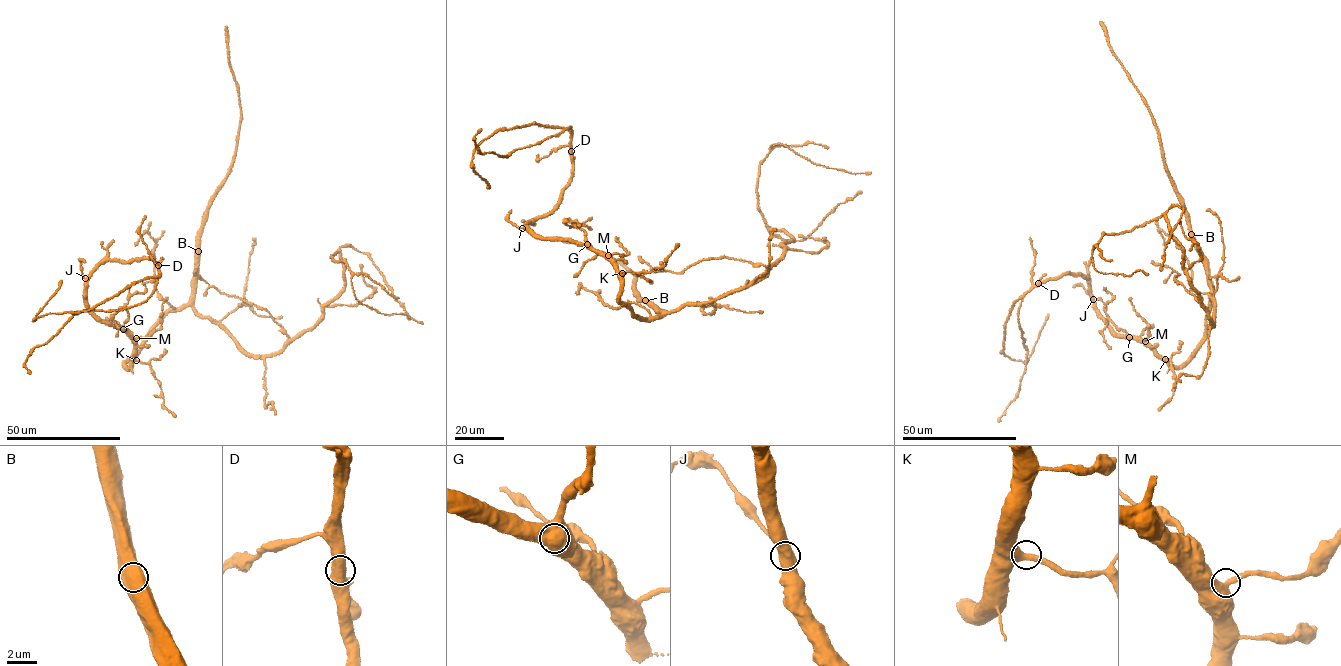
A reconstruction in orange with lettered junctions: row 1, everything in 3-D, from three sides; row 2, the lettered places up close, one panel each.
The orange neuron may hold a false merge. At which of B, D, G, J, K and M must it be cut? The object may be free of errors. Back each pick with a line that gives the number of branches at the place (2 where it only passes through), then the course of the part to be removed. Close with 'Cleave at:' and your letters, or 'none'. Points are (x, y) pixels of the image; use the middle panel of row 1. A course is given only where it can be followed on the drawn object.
Cleave at: none

